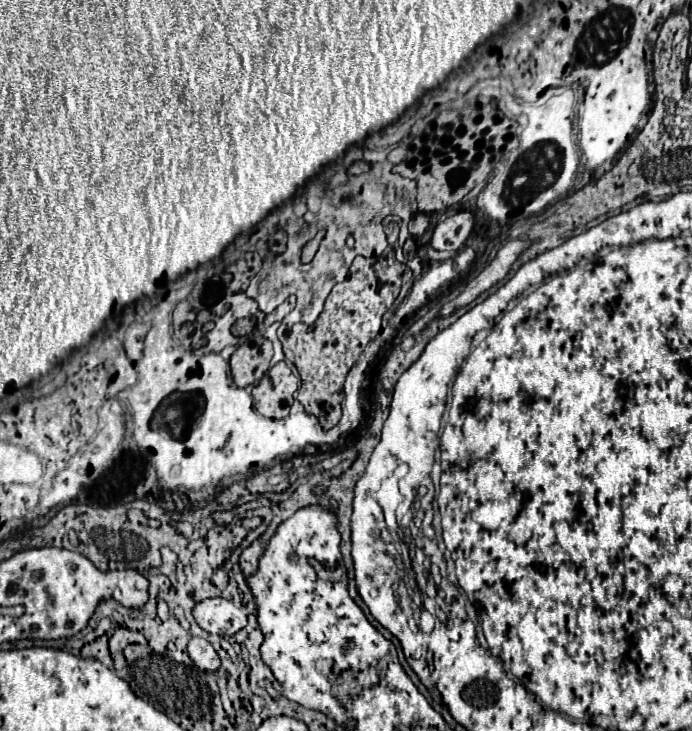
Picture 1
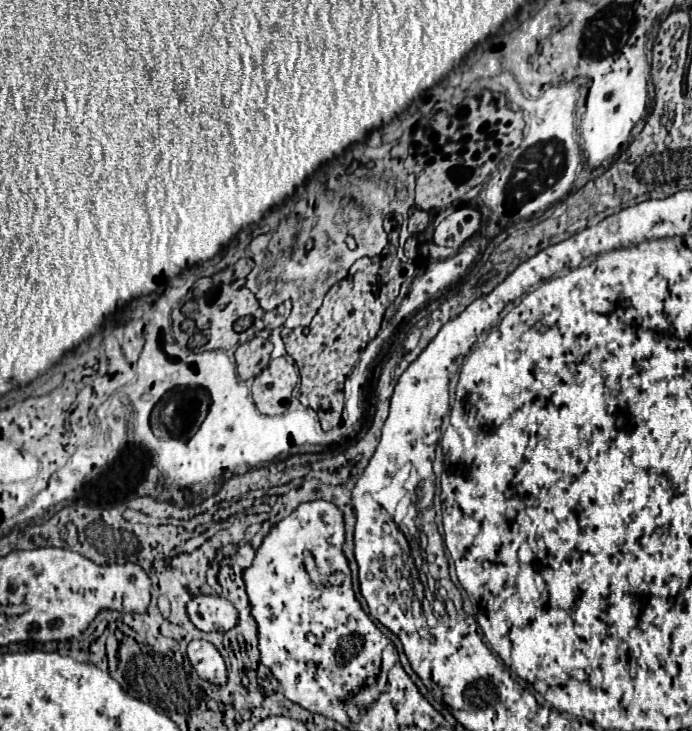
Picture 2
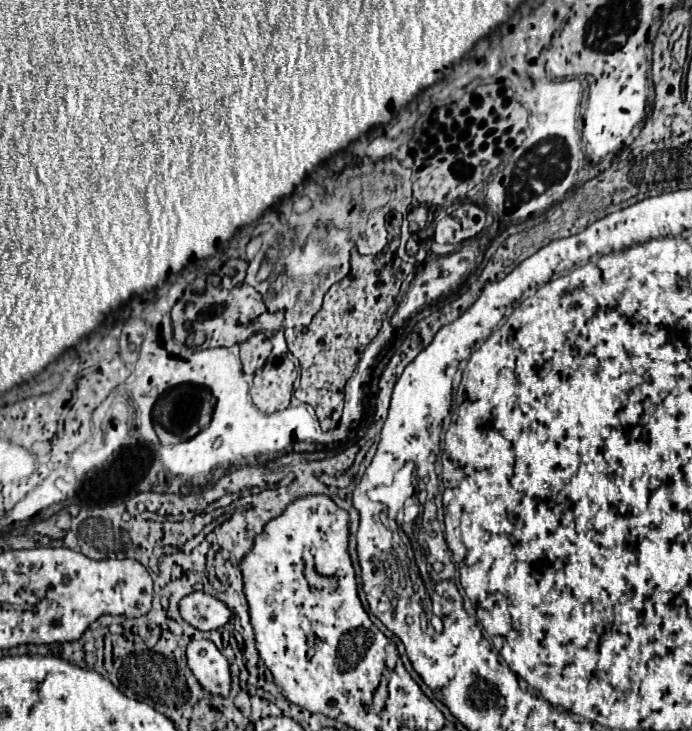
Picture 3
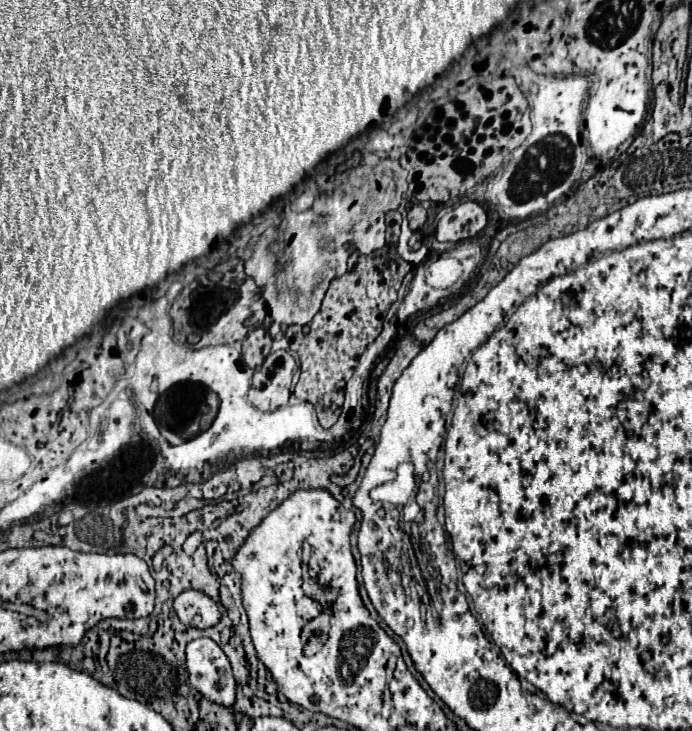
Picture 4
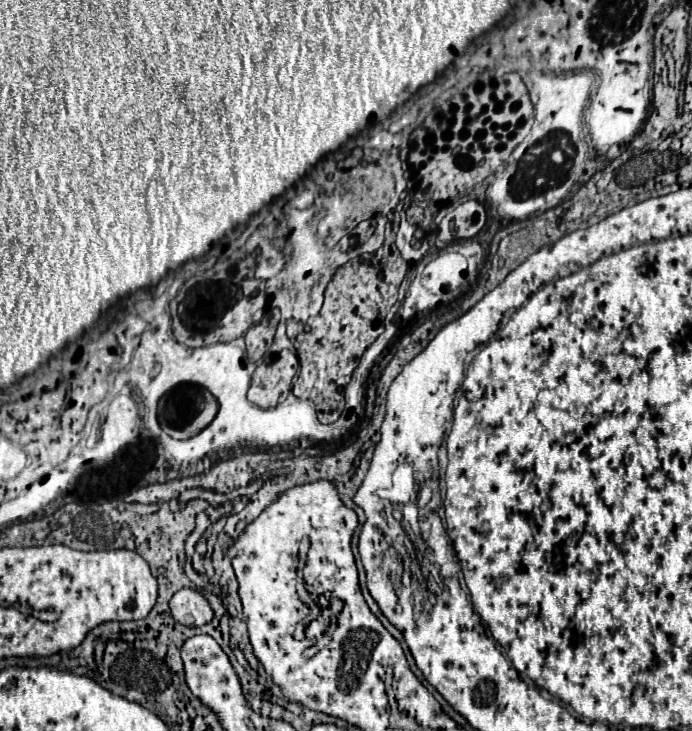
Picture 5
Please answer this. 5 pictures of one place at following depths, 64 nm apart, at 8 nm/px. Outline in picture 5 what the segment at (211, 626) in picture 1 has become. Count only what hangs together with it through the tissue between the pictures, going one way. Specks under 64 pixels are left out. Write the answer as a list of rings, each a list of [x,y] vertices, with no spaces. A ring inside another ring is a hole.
[[[182,588],[170,600],[170,616],[184,626],[202,626],[212,620],[214,612],[198,590]]]

